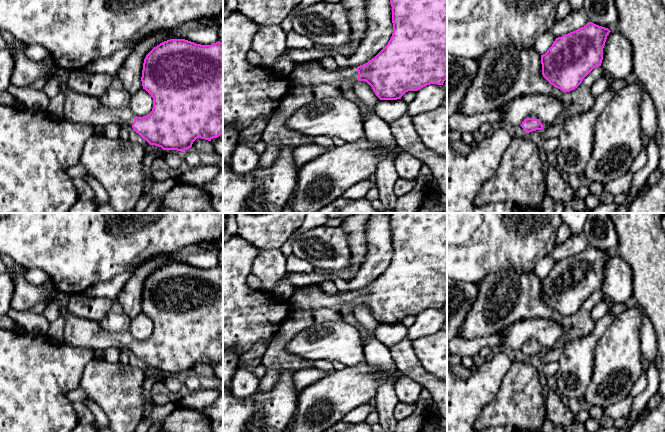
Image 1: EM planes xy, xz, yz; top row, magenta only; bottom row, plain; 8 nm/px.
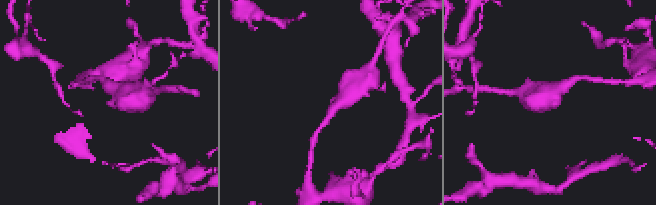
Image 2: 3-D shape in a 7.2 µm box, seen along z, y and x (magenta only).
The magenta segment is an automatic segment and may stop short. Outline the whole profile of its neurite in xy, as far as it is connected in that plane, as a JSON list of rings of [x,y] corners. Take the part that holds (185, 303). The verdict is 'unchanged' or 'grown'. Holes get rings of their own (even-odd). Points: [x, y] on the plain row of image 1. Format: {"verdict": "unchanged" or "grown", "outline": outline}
{"verdict": "grown", "outline": [[[170,263],[154,271],[145,281],[142,294],[142,310],[153,322],[152,335],[143,341],[135,340],[129,331],[115,333],[104,330],[98,321],[90,321],[74,317],[66,313],[62,307],[61,315],[65,314],[63,329],[64,343],[70,346],[91,350],[105,350],[116,347],[121,353],[132,352],[150,369],[163,374],[185,375],[192,371],[197,362],[211,365],[223,359],[223,267],[218,265],[211,269],[201,269],[185,263]]]}

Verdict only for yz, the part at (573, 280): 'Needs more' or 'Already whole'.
Already whole

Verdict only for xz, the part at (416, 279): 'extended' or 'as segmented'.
extended

